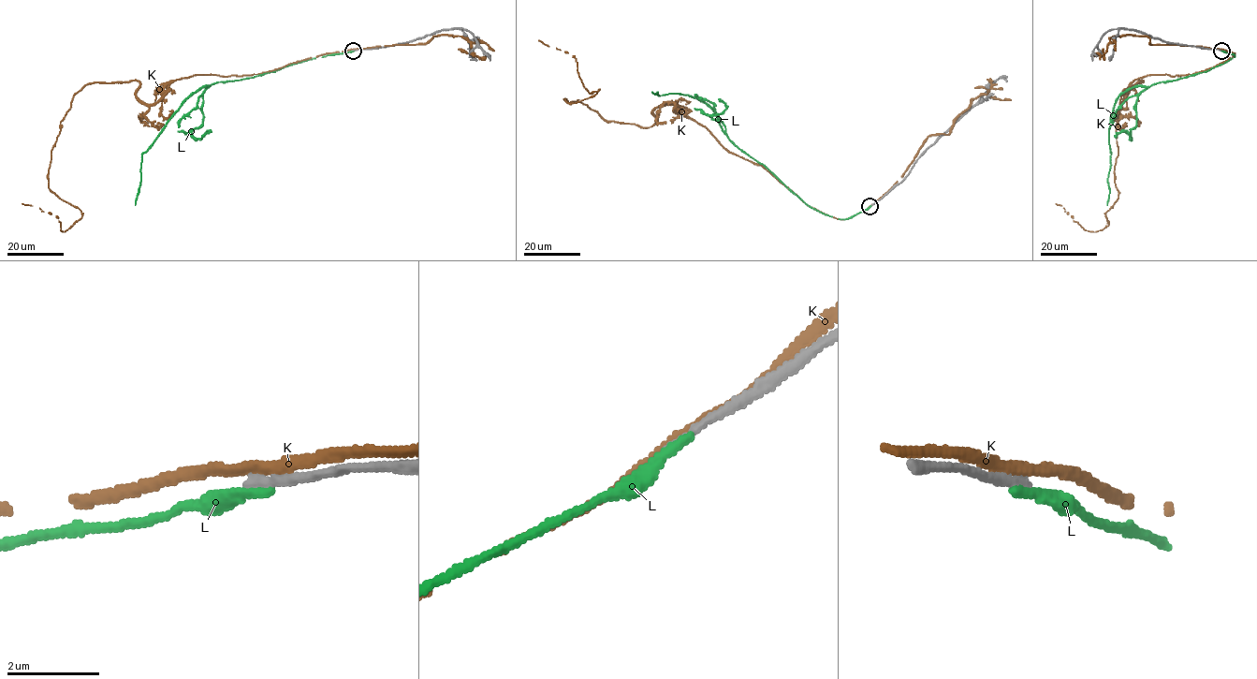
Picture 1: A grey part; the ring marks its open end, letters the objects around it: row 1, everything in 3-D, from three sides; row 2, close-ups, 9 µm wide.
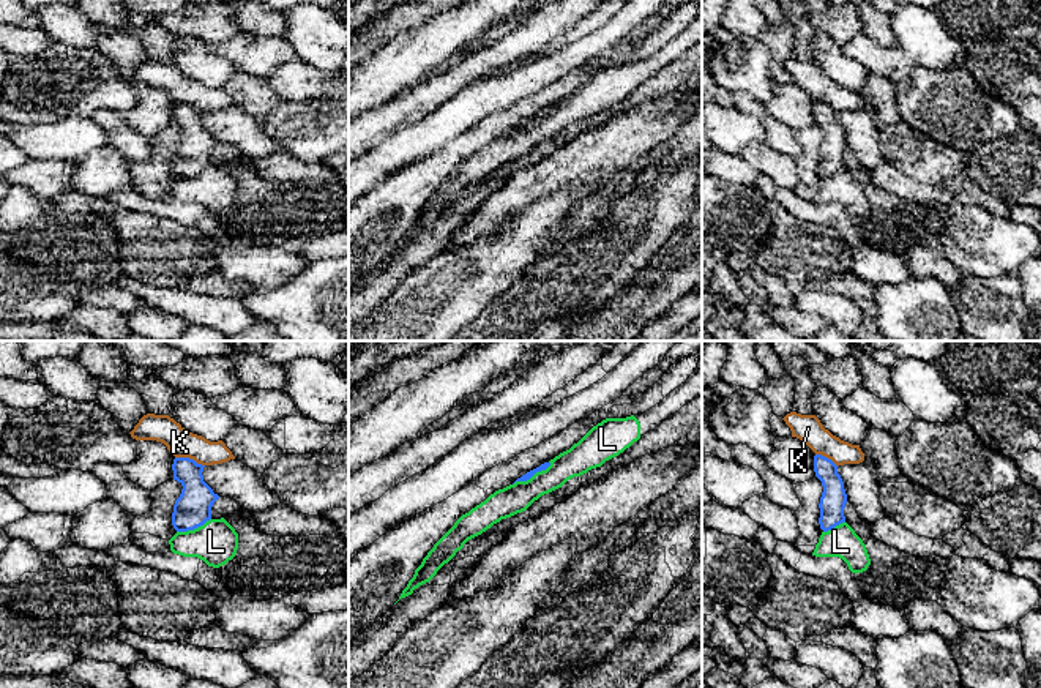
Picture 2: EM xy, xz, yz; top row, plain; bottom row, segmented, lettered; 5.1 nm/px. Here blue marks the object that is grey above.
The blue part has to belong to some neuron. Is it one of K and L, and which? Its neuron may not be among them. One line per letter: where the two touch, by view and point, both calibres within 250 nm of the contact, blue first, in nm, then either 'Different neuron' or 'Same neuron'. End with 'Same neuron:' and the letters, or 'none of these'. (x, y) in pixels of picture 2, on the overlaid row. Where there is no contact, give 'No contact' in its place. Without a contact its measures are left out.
K: Touches blue at xy (188, 458). Thickness 180 nm (blue) against 150 nm. Different neuron
L: Touches blue at xz (532, 475). Thickness 40 nm (blue) against 150 nm. Different neuron
Same neuron: none of these

